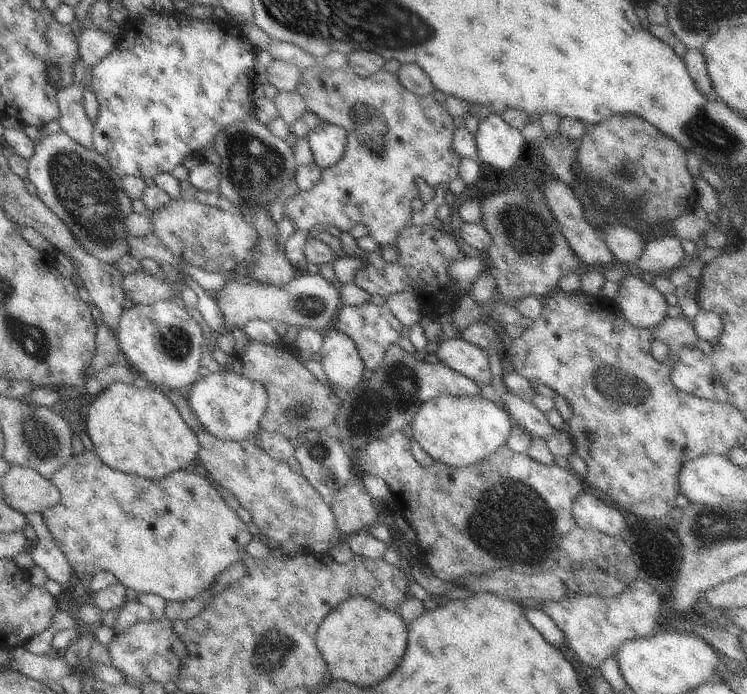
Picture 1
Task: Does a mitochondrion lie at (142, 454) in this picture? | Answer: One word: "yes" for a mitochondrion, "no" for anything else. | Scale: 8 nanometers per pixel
no

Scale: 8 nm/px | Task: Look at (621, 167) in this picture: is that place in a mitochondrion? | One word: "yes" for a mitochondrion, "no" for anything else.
yes

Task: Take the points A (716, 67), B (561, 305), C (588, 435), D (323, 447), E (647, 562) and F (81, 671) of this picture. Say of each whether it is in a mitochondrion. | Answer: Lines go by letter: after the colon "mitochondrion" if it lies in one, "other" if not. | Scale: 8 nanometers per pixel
A: other
B: other
C: other
D: mitochondrion
E: other
F: other

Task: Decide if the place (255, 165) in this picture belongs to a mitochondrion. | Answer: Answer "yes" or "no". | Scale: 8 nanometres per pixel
yes

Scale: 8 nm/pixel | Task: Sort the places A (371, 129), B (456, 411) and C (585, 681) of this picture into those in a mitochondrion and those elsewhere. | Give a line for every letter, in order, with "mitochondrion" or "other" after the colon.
A: mitochondrion
B: other
C: other

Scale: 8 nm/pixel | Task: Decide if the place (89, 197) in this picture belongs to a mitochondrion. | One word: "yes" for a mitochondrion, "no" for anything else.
yes

